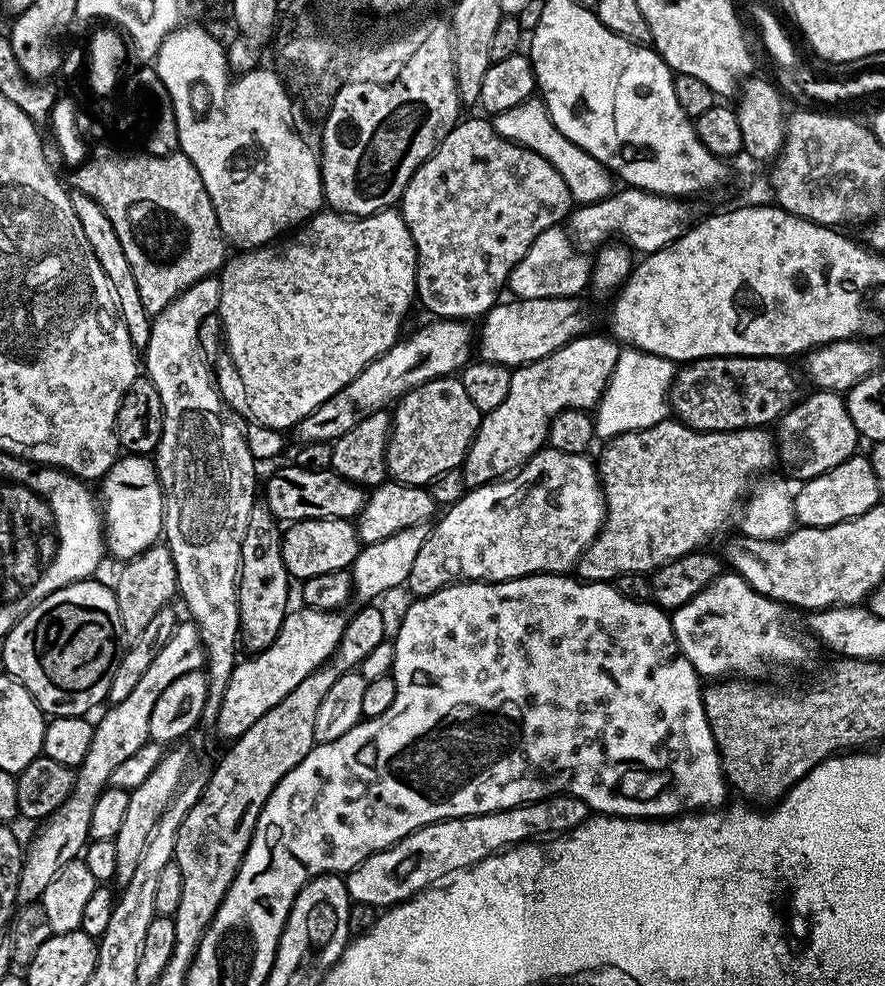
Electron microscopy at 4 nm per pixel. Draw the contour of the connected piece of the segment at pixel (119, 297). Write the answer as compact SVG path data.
M78 191L71 193L74 214L78 214L78 222L86 233L86 242L90 242L90 250L94 250L94 258L98 258L98 266L110 278L116 293L116 305L120 307L120 316L126 322L130 342L137 350L148 347L153 317L149 316L146 306L142 306L142 297L138 295L138 286L134 286L134 274L130 270L130 262L126 262L126 254L122 251L122 242L118 242L118 234L114 234L114 226L110 226L110 218L102 214L102 206L94 202L94 198L86 198L86 194Z

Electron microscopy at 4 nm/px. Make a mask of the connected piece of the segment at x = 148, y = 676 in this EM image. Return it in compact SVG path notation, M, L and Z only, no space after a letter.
M191 622L177 623L174 634L170 634L166 646L158 650L154 662L150 662L150 667L134 685L134 690L130 690L130 695L122 698L122 702L103 709L104 717L95 721L92 730L90 750L86 750L86 758L82 758L82 762L75 769L76 781L74 790L70 790L70 798L66 798L66 802L62 802L62 806L37 827L40 829L37 830L32 845L29 848L27 845L23 853L16 891L16 899L20 904L37 903L43 897L46 886L54 882L58 870L62 870L62 866L83 853L90 840L88 831L90 814L94 814L94 802L98 802L101 793L109 787L114 770L126 758L137 754L150 740L150 714L154 714L154 706L158 698L162 698L162 690L166 690L170 682L178 682L178 678L186 674L201 671L205 664L204 643L200 640L196 625Z

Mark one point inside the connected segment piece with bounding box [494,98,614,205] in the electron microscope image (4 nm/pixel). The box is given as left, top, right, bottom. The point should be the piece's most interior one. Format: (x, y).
(529, 124)

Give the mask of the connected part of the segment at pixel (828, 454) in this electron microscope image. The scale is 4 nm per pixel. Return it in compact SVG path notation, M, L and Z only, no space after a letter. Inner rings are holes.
M816 390L813 393L813 396L805 395L799 404L785 412L774 428L779 463L784 463L785 470L793 472L800 482L814 479L858 452L858 433L848 413L845 397L839 392Z

